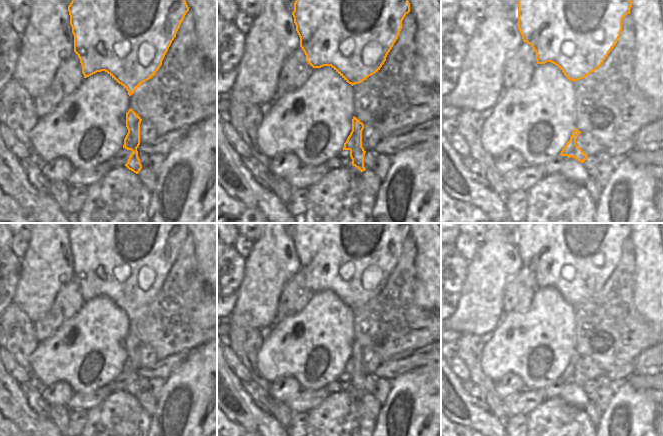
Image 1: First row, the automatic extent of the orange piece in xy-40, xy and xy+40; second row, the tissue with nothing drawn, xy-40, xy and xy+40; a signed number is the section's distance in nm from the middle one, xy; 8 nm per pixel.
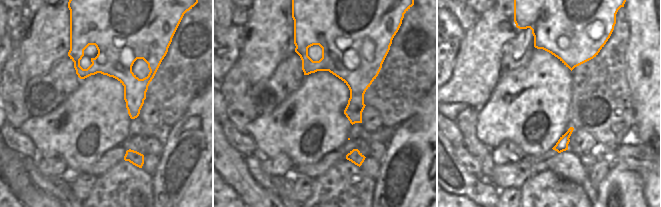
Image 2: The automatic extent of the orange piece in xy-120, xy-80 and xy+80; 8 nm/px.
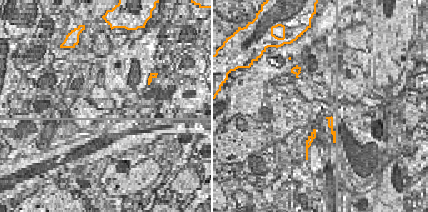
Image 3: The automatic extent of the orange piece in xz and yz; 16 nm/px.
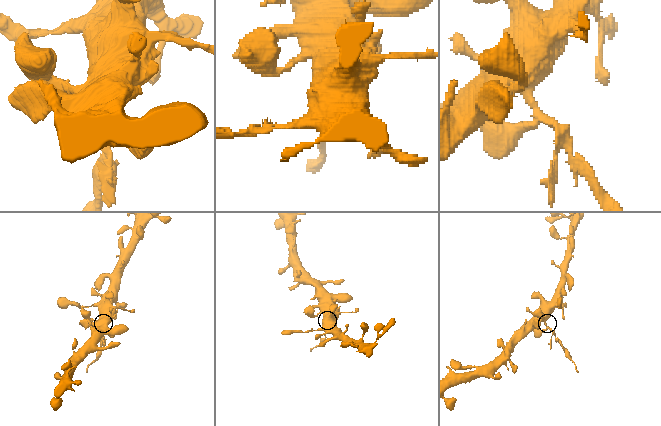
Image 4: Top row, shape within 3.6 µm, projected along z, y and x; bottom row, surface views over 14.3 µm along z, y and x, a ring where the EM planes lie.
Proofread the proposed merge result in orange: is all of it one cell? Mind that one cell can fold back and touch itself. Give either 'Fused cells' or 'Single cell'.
Fused cells

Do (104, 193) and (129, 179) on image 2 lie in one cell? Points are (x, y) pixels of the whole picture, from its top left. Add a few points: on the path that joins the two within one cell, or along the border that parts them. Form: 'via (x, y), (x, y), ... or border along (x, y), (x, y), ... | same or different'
via (110, 193), (116, 192), (123, 185) | same

